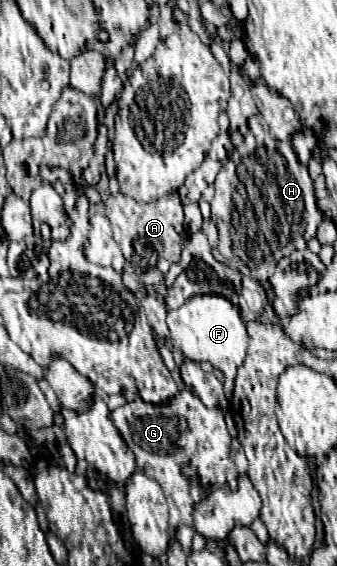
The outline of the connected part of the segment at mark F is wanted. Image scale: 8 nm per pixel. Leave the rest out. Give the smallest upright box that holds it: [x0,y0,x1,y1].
[167,294,249,400]

